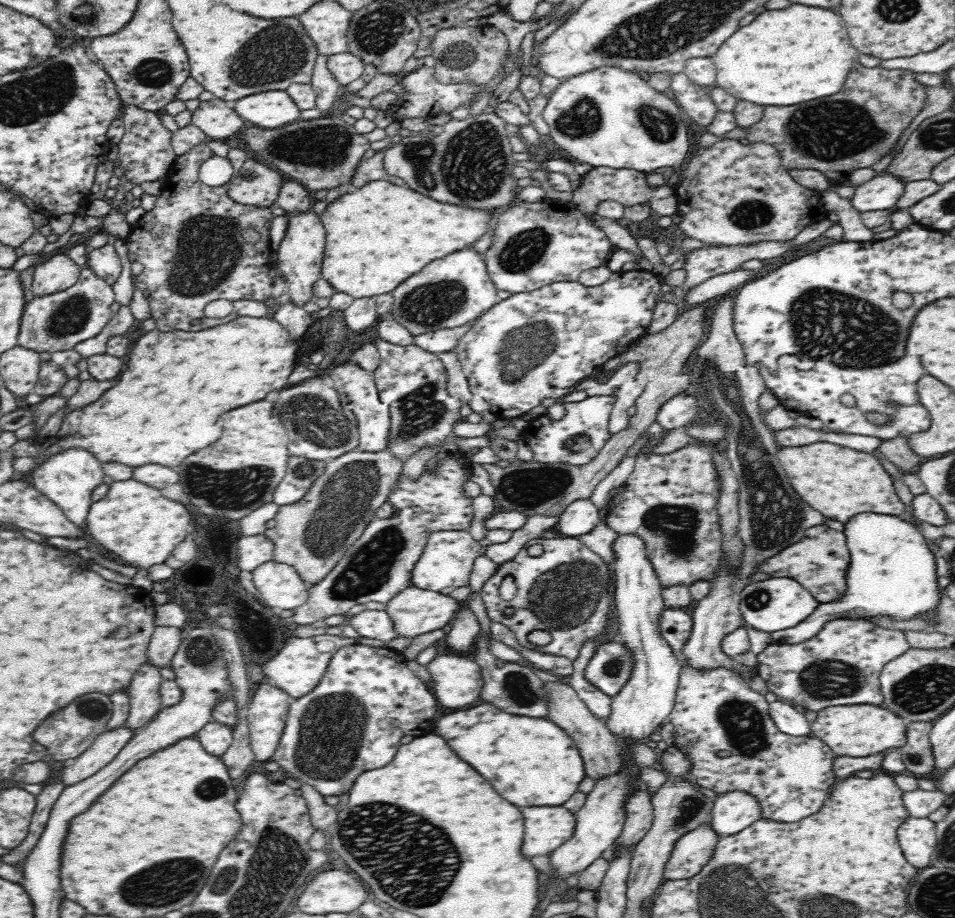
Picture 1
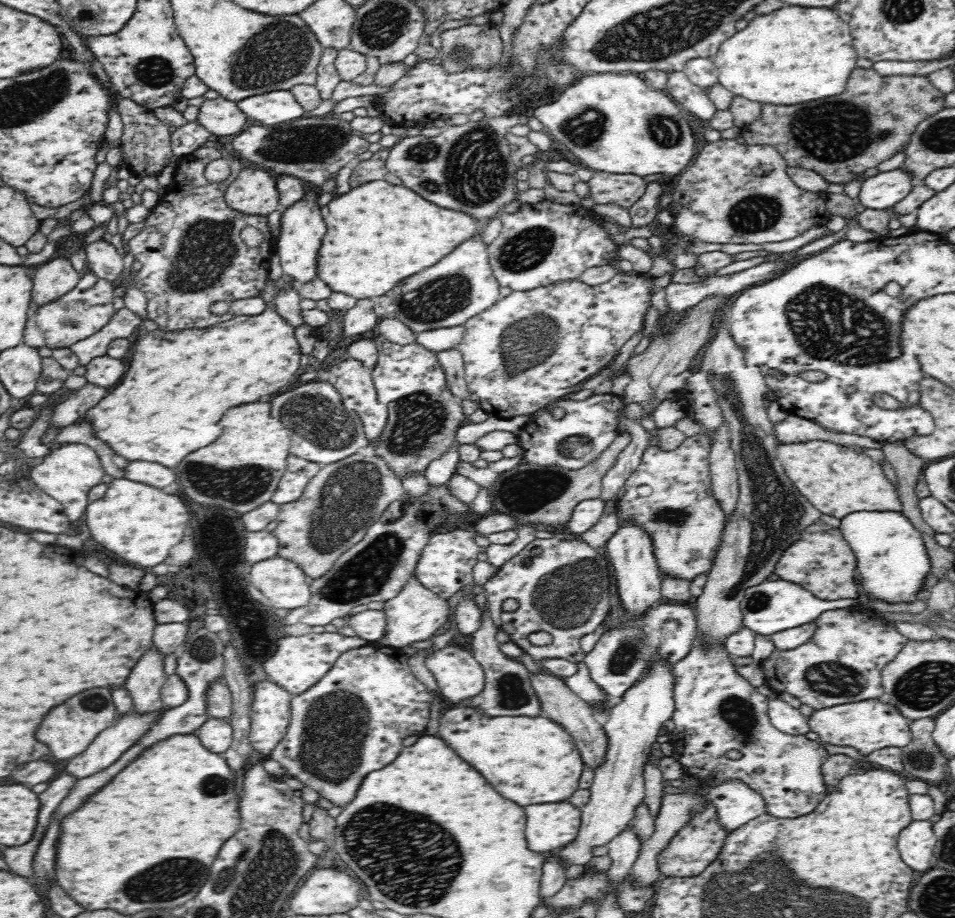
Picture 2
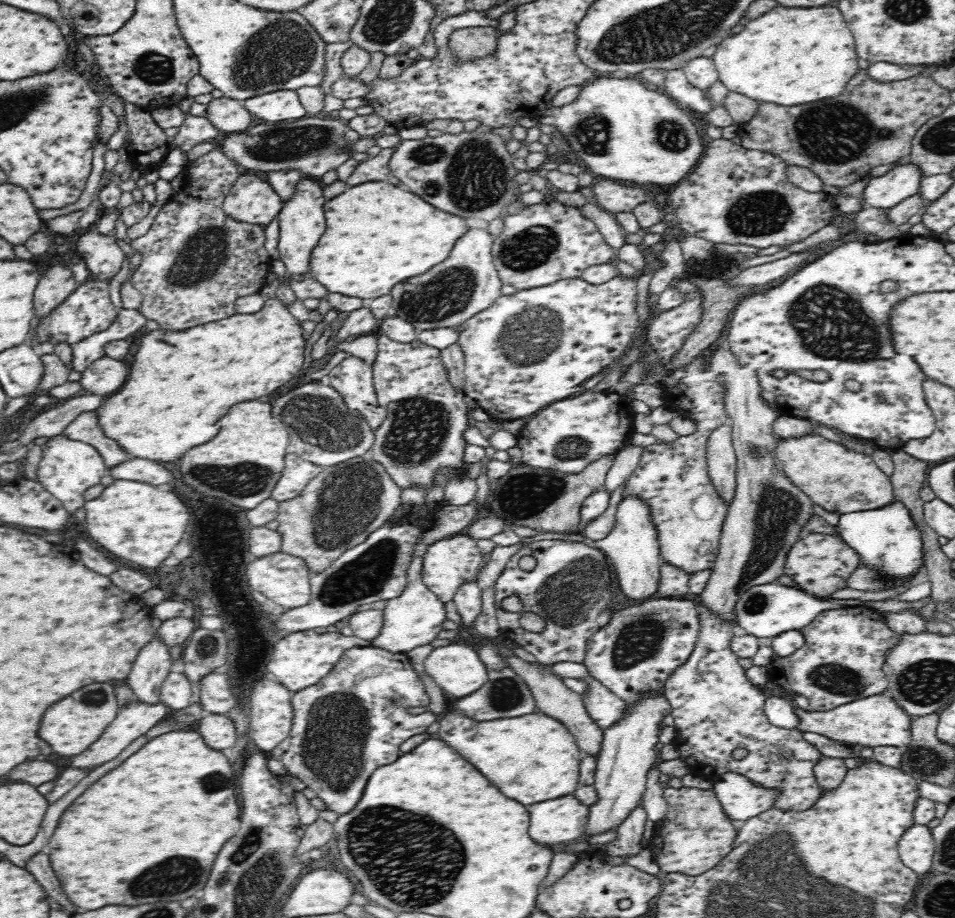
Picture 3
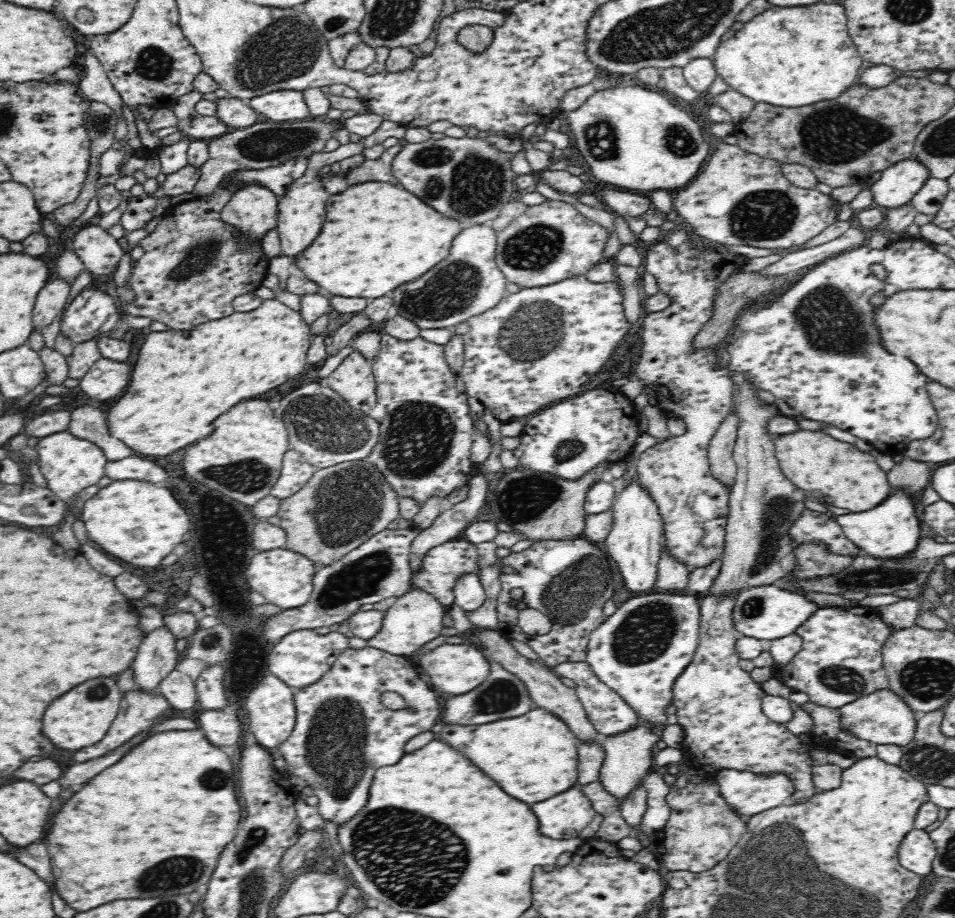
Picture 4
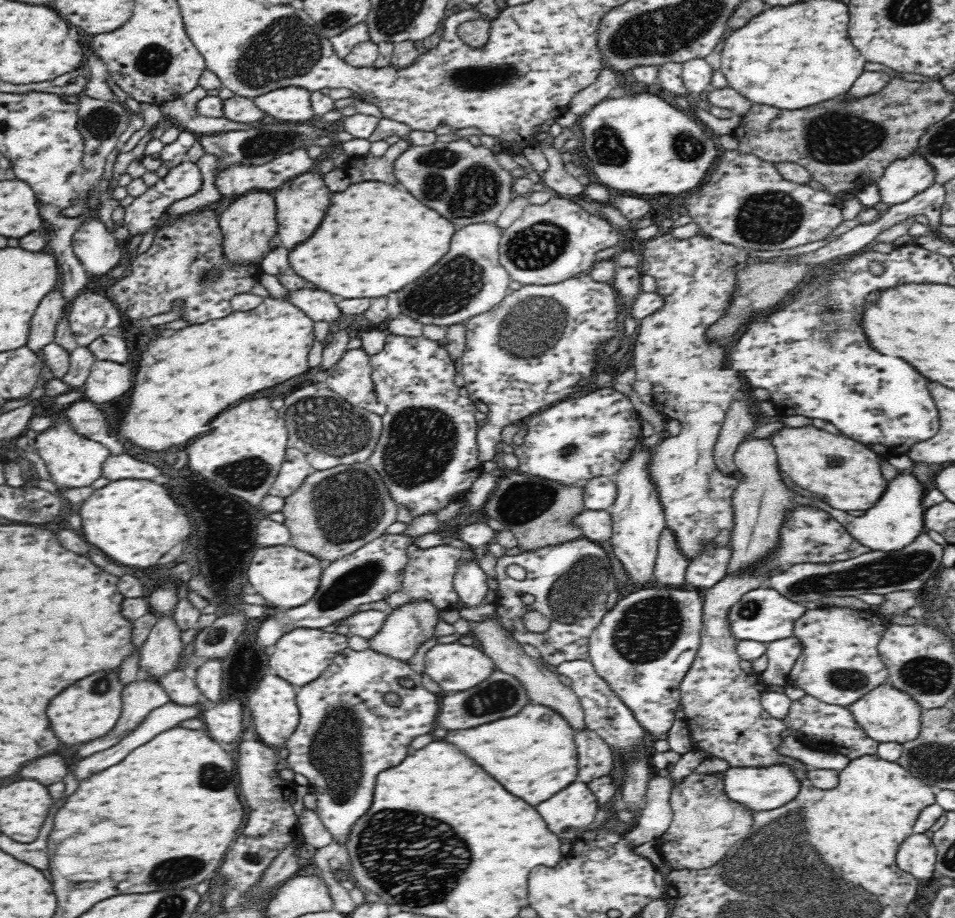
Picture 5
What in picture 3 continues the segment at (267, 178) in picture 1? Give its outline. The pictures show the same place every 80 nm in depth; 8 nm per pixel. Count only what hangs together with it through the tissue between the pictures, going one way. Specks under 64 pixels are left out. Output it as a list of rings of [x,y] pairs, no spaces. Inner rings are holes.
[[[240,172],[224,199],[223,209],[230,219],[266,228],[282,205],[280,195],[259,173]]]

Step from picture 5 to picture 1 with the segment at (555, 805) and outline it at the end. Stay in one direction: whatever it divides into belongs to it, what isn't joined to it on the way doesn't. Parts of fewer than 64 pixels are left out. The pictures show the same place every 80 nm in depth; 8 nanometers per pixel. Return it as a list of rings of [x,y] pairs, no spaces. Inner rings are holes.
[[[528,806],[522,810],[526,836],[522,852],[526,857],[550,855],[568,842],[576,830],[576,814],[564,806]]]

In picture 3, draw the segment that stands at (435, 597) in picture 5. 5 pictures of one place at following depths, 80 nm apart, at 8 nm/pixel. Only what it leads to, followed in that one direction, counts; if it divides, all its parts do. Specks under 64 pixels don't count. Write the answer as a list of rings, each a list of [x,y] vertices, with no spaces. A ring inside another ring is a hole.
[[[457,535],[443,538],[431,544],[424,554],[423,567],[421,570],[422,583],[434,593],[444,604],[454,598],[460,584],[477,580],[477,574],[484,566],[486,558],[480,552],[478,544],[468,535]]]

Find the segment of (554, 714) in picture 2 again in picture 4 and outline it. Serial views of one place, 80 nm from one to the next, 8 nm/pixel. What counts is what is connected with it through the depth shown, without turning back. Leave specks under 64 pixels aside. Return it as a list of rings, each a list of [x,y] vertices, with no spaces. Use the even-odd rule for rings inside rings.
[[[482,628],[478,637],[486,648],[484,652],[486,656],[502,665],[506,671],[516,675],[526,685],[535,707],[543,708],[561,718],[581,742],[601,741],[600,734],[588,721],[588,715],[586,715],[584,705],[576,694],[575,688],[566,686],[561,681],[562,678],[540,660],[528,659],[523,656],[498,628]]]

